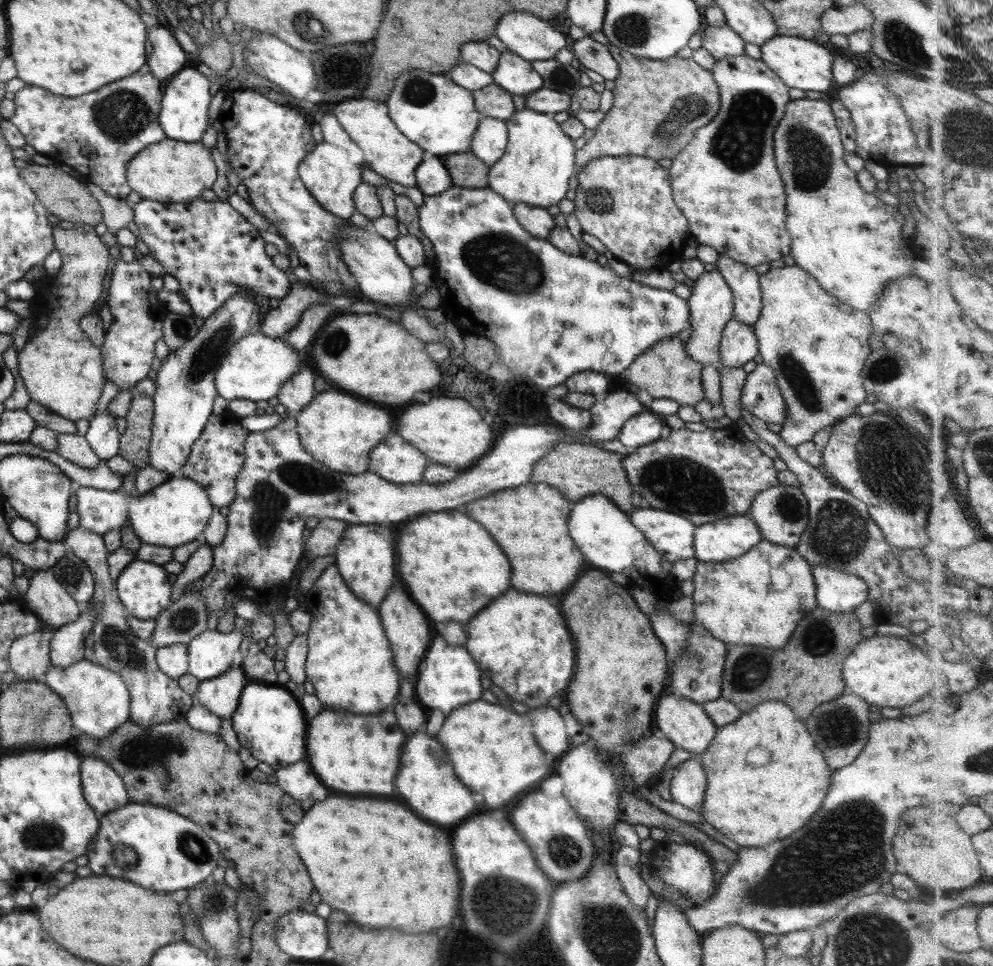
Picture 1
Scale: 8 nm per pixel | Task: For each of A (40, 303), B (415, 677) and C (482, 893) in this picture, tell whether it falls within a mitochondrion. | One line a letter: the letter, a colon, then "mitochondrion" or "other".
A: other
B: other
C: mitochondrion

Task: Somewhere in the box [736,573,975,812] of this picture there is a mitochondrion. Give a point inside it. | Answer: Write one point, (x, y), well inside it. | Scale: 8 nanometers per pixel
(839, 727)

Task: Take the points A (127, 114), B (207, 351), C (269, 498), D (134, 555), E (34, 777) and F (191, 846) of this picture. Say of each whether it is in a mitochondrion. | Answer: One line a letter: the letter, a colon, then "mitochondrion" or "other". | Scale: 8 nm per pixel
A: mitochondrion
B: mitochondrion
C: mitochondrion
D: other
E: other
F: mitochondrion

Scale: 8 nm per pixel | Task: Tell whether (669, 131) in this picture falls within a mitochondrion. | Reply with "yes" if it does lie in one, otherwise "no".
yes

